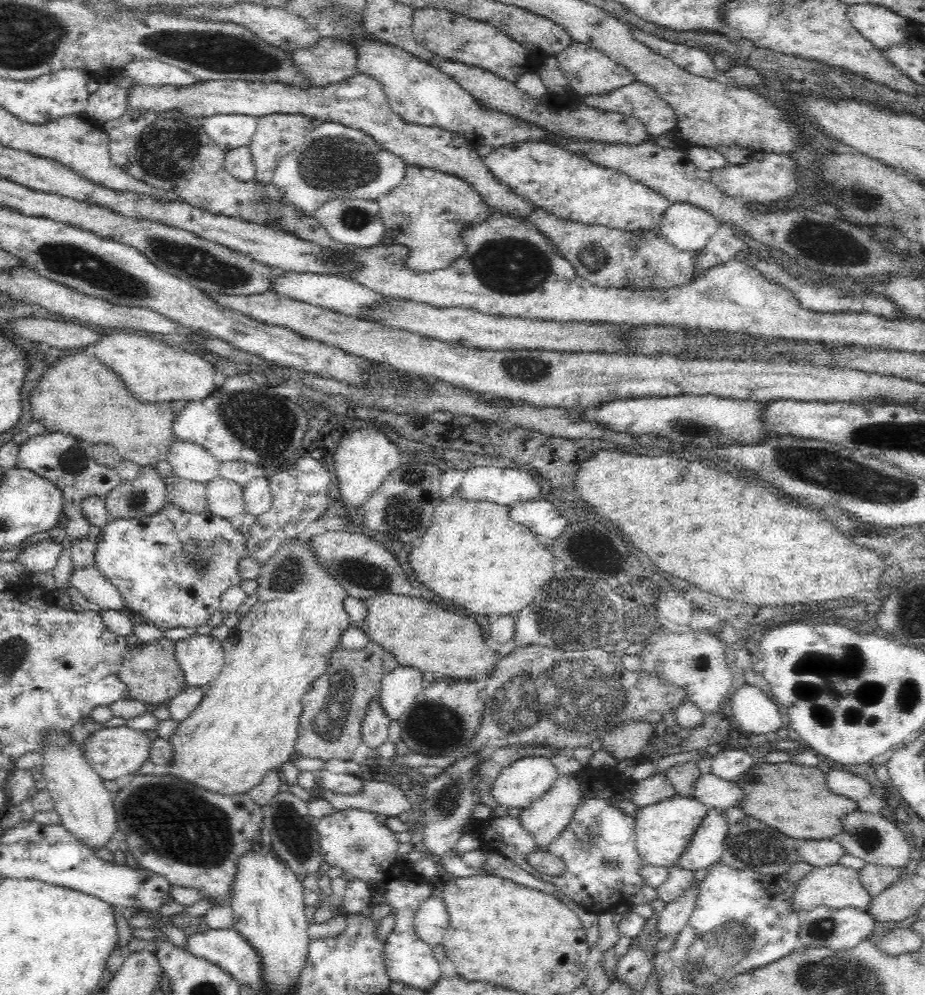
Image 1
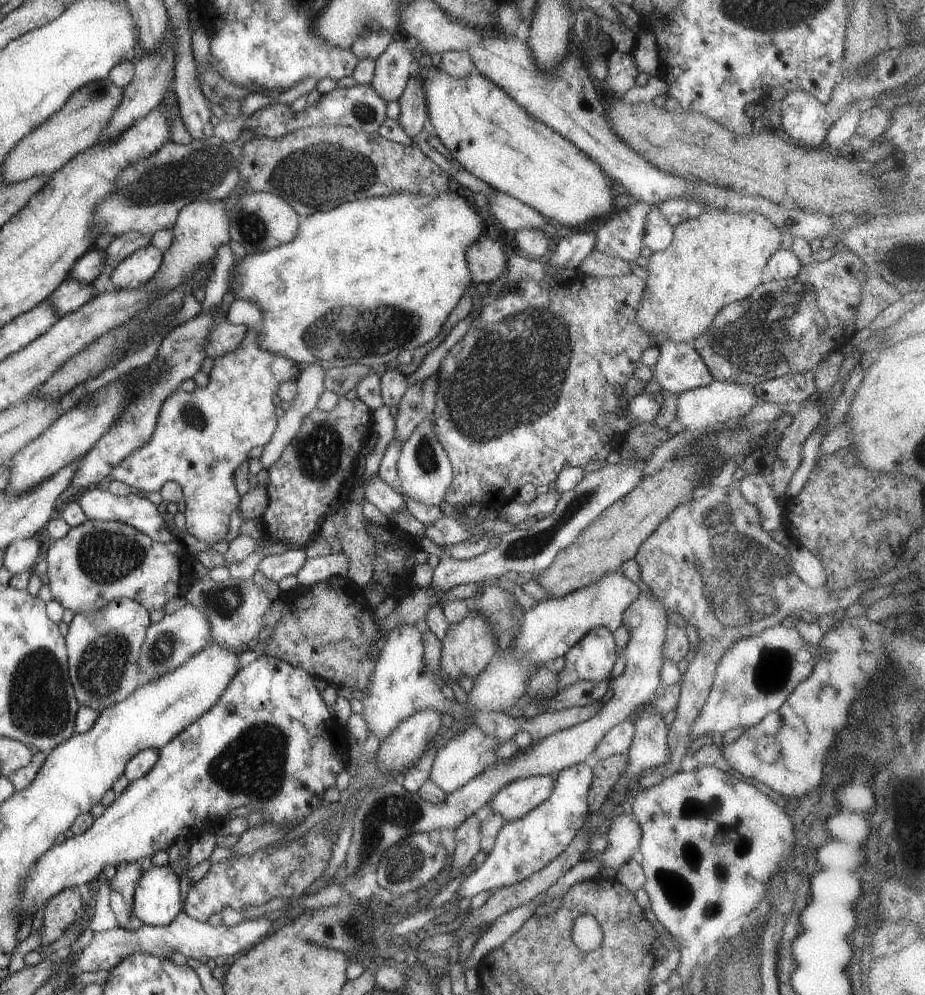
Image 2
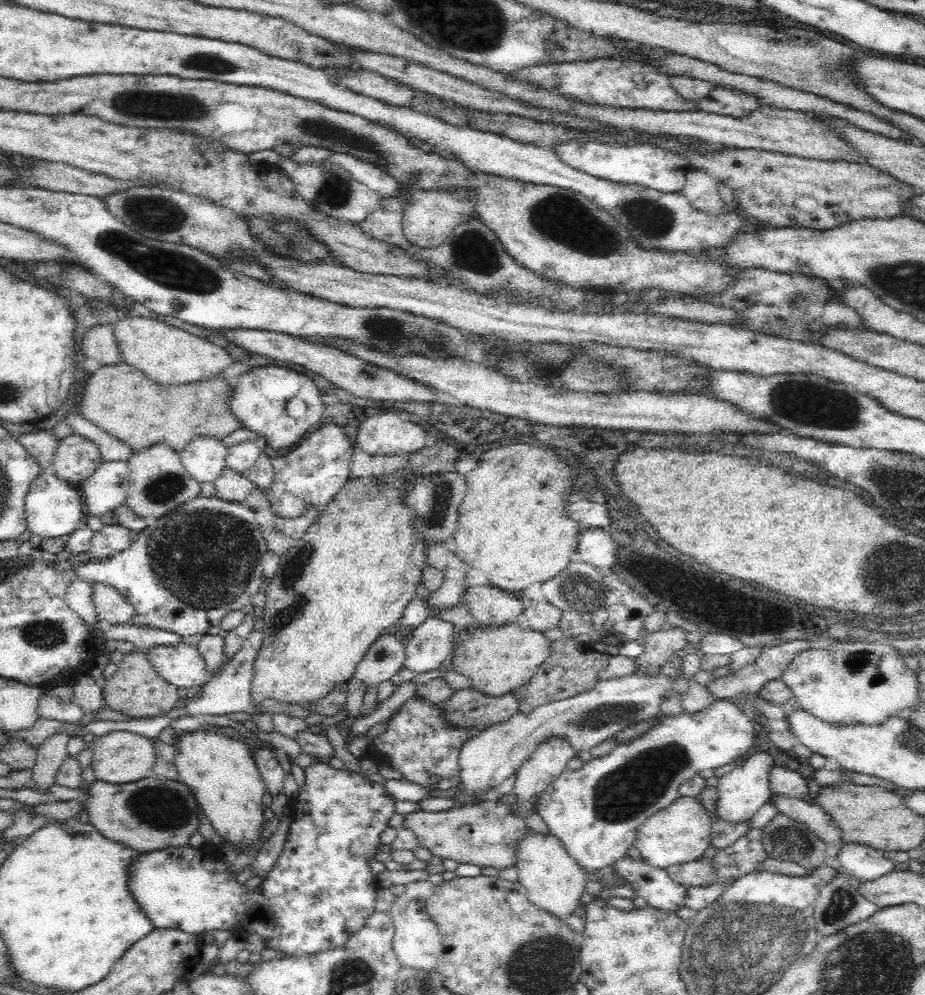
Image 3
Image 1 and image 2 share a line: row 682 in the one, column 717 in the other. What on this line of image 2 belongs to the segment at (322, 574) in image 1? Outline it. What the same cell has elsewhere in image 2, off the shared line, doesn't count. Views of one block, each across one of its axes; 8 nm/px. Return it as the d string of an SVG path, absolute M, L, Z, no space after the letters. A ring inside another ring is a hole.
M707 209L695 218L680 222L672 228L671 244L660 251L653 251L646 260L647 272L642 295L634 308L634 321L643 333L650 336L651 346L663 341L692 342L711 326L715 314L723 306L742 300L751 294L765 279L767 259L780 248L782 232L768 218L755 211L734 213Z

